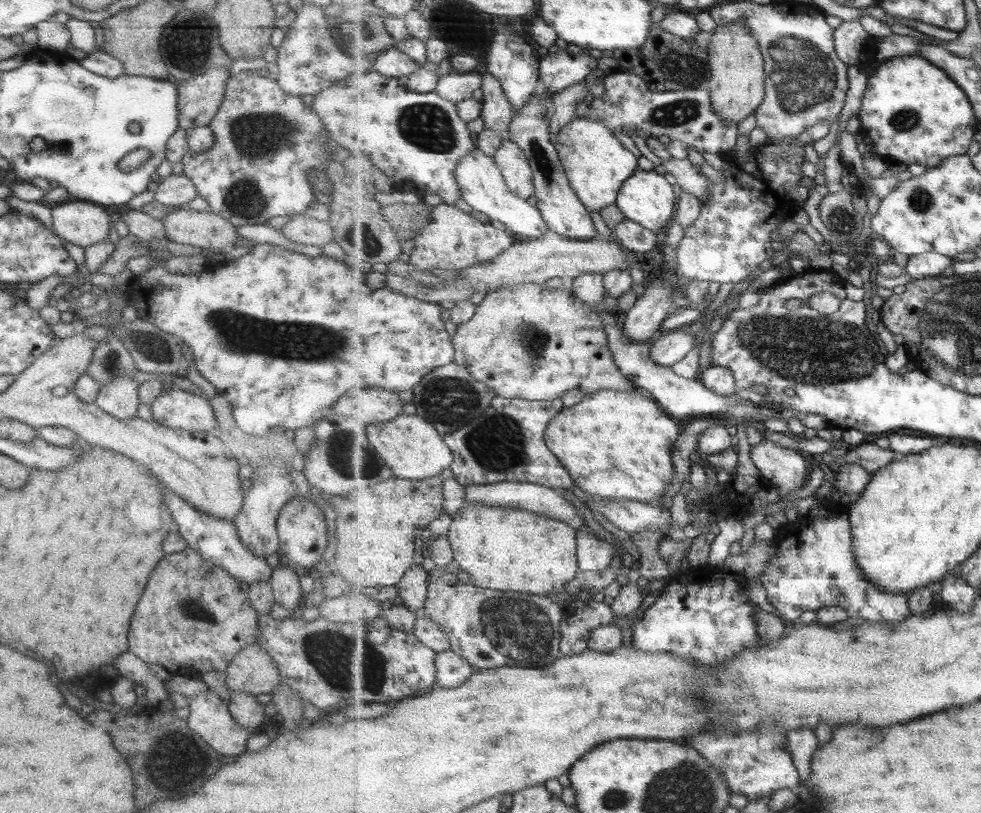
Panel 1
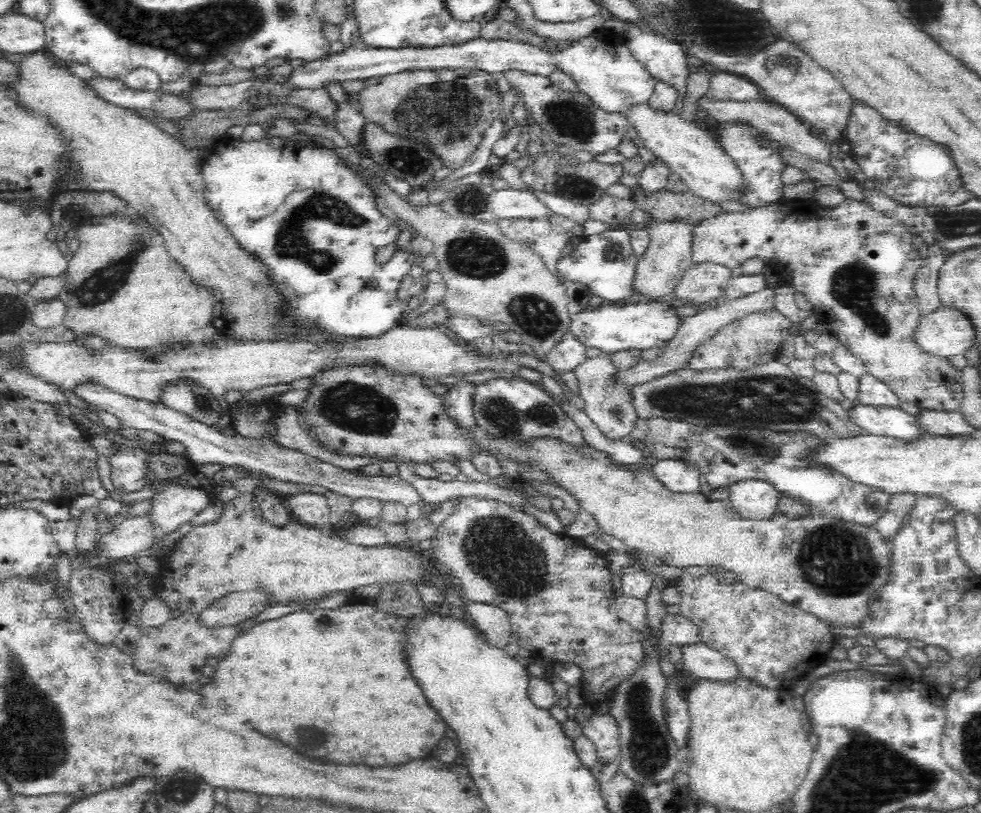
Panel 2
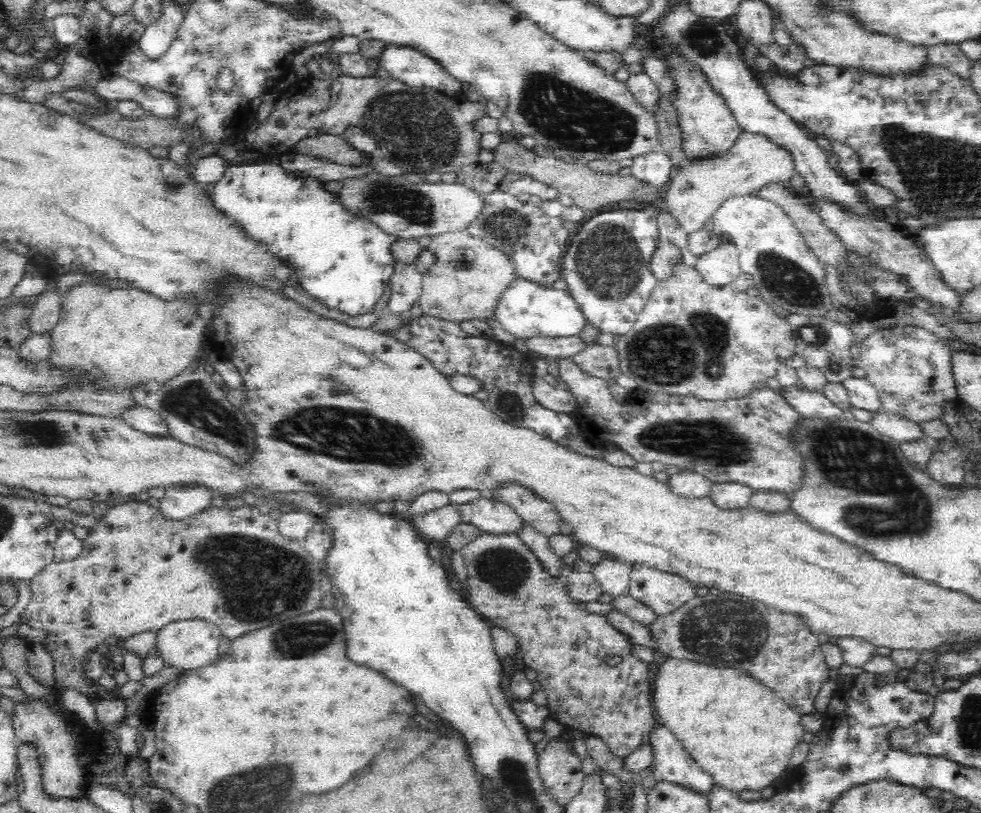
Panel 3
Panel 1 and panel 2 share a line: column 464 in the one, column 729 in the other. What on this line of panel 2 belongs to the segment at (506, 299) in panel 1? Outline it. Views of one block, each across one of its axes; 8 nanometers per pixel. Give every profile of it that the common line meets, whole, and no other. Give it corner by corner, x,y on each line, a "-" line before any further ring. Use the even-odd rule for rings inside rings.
774,307
747,314
734,320
732,324
720,328
716,336
708,339
706,343
698,345
686,368
703,371
732,366
736,369
743,369
744,367
774,361
778,359
783,343
792,331
791,322

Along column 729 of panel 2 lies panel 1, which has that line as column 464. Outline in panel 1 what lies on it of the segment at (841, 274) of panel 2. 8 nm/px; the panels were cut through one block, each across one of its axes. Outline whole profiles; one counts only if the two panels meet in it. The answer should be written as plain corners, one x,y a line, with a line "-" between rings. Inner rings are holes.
441,203
431,207
431,218
432,221
414,235
413,251
410,253
411,267
423,274
433,268
457,271
492,261
517,243
509,230
495,228
485,220
479,221
455,205

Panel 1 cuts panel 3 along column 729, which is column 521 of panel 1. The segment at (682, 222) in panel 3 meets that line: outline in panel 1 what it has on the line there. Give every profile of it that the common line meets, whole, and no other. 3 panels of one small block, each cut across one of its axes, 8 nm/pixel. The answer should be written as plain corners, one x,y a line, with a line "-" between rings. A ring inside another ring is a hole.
505,138
494,158
513,193
524,200
535,197
534,172
525,150
517,142

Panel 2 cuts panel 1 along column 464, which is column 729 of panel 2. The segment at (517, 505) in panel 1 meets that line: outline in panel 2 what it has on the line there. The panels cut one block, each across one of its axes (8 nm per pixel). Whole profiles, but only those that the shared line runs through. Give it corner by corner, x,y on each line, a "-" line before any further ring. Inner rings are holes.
746,479
729,486
729,505
742,517
770,521
778,514
782,492
766,479

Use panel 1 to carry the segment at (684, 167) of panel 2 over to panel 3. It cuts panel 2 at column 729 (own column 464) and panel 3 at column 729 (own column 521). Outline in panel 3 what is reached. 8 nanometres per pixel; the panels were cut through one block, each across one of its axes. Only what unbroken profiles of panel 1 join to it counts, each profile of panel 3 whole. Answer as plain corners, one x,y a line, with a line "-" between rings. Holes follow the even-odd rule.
753,194
731,196
711,216
709,226
716,235
722,232
730,236
729,242
734,243
738,249
741,272
753,276
752,286
759,292
758,296
764,302
780,306
789,313
800,314
805,321
810,317
822,317
831,310
833,304
824,280
824,267
804,243
797,226
794,226
792,219
782,207

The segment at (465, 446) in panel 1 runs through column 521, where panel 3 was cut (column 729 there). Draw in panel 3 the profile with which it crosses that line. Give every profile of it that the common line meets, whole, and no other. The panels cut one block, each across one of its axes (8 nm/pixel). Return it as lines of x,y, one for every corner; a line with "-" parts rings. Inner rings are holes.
573,357
565,359
557,359
557,369
559,370
559,378
568,384
571,393
574,395
578,403
578,412
586,418
594,418
594,422
598,422
598,426
602,426
602,430
598,430
598,434
602,434
602,438
608,438
608,442
613,442
615,446
620,447
624,452
632,455
636,462
646,463
662,463
665,465
673,464
681,470
692,472
696,470
703,474
708,480
715,483
739,482
749,486
756,491
777,491
778,493
791,494
795,493
799,488
802,488
803,478
805,475
805,458
802,458
801,452
795,447
795,440
791,432
799,425
802,420
799,412
790,406
790,403
785,399
785,394
782,390
774,391
769,387
753,390
750,395
740,398
728,398
721,401
707,401
696,398
695,395
676,395
660,391
651,391
637,388
632,392
627,392
627,396
622,402
616,401
608,390
608,381
603,378
596,378
584,372
574,361

